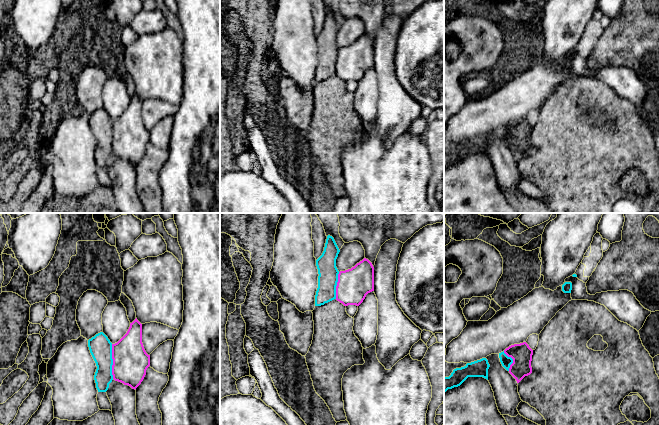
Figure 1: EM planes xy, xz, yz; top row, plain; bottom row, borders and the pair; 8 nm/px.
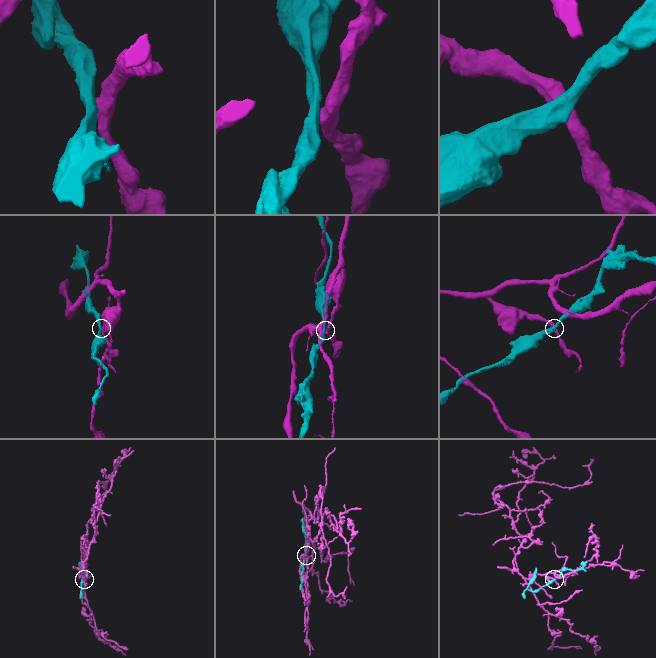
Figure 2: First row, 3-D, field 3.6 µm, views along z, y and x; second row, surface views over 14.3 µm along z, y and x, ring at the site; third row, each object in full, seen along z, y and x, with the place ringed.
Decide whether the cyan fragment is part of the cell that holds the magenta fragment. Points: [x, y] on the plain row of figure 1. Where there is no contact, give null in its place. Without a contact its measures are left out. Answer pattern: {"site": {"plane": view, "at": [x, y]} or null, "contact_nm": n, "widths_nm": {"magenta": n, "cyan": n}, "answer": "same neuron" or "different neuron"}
{"site": {"plane": "xy", "at": [113, 137]}, "contact_nm": 280, "widths_nm": {"magenta": 280, "cyan": 180}, "answer": "different neuron"}

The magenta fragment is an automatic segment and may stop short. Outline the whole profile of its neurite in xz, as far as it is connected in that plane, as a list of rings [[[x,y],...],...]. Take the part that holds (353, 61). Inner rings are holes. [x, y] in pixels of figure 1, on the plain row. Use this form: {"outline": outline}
{"outline": [[[364,34],[351,45],[339,48],[336,76],[344,82],[359,82],[372,67],[374,67],[374,43],[368,35]]]}

